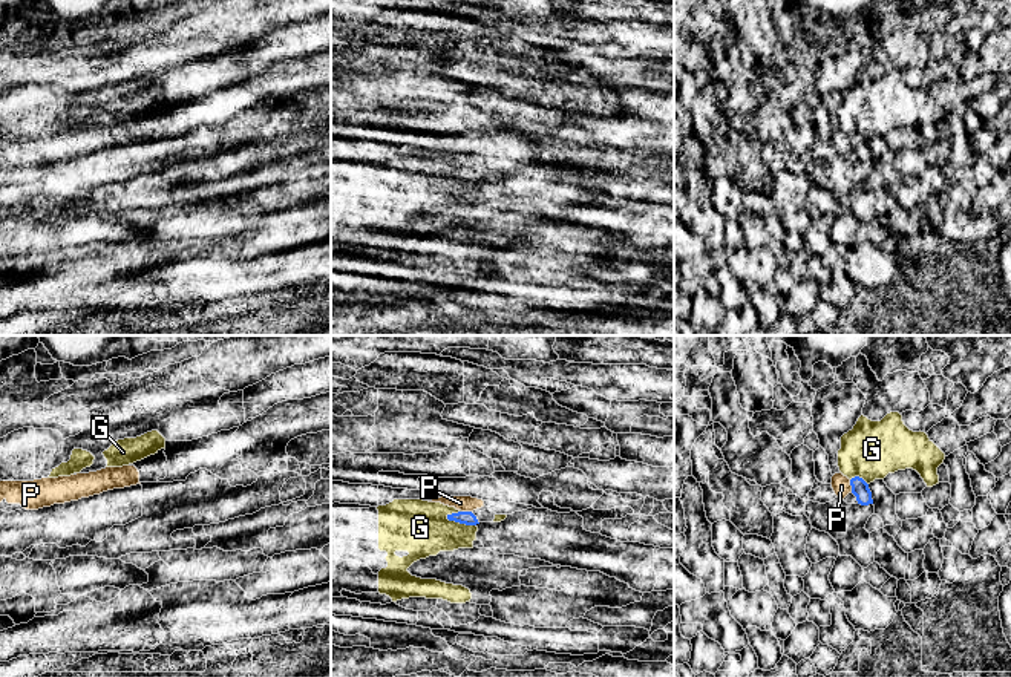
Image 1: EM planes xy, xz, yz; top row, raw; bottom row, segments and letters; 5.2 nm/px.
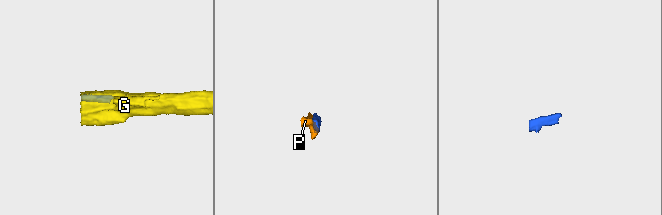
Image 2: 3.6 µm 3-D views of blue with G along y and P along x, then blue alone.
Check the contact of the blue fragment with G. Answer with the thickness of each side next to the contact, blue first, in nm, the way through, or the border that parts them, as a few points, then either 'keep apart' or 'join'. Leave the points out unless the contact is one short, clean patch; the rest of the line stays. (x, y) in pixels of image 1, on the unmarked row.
calibres 70 and 280 nm; border xz (446, 172), (449, 176), (475, 183); keep apart

